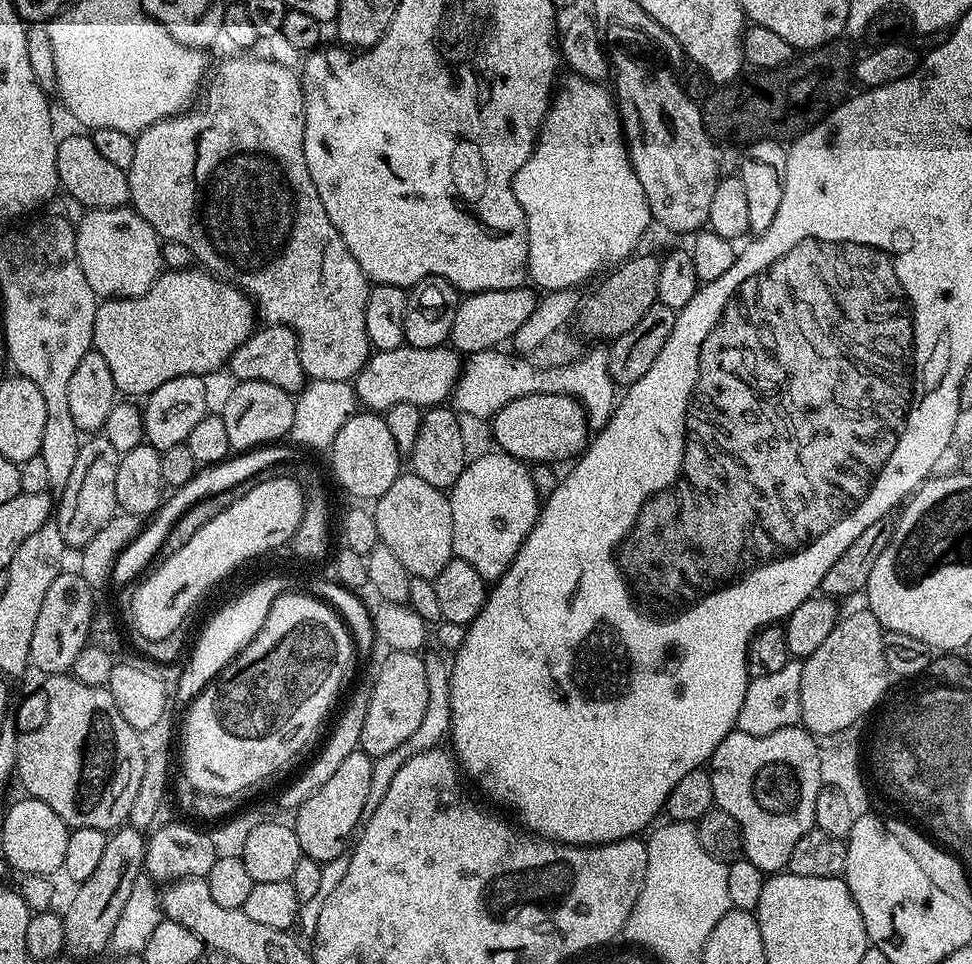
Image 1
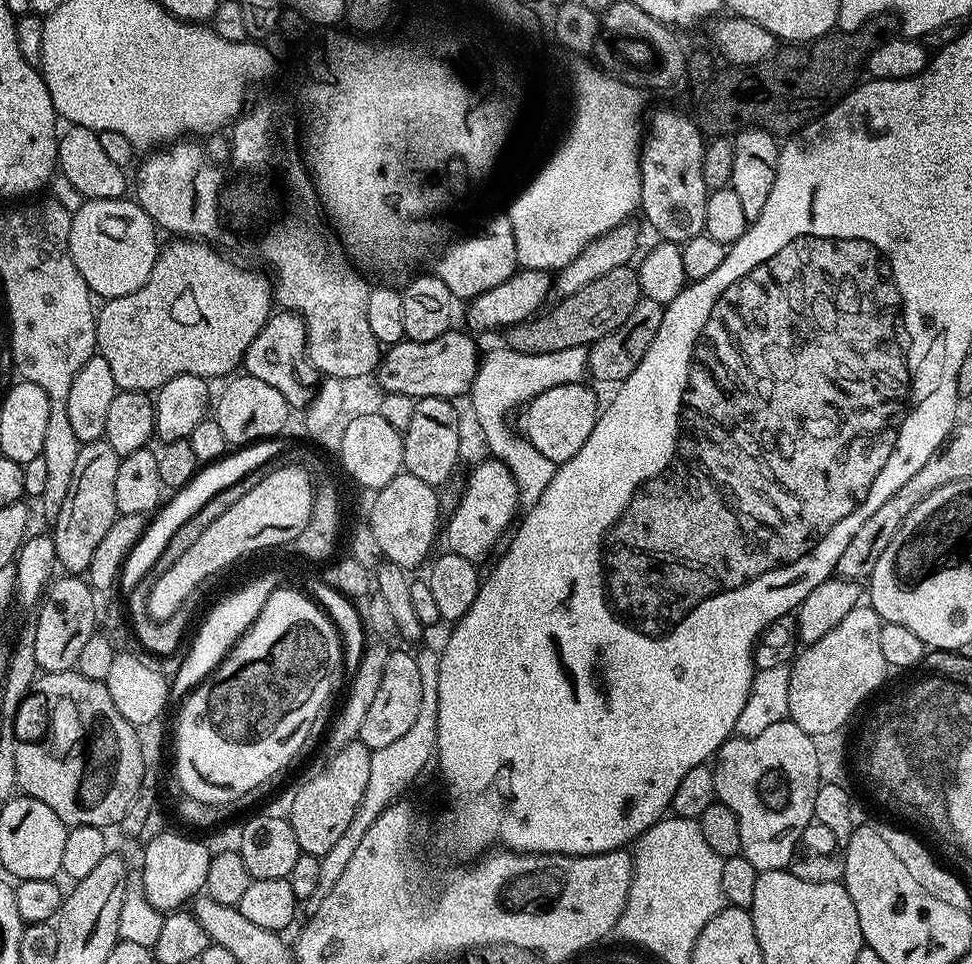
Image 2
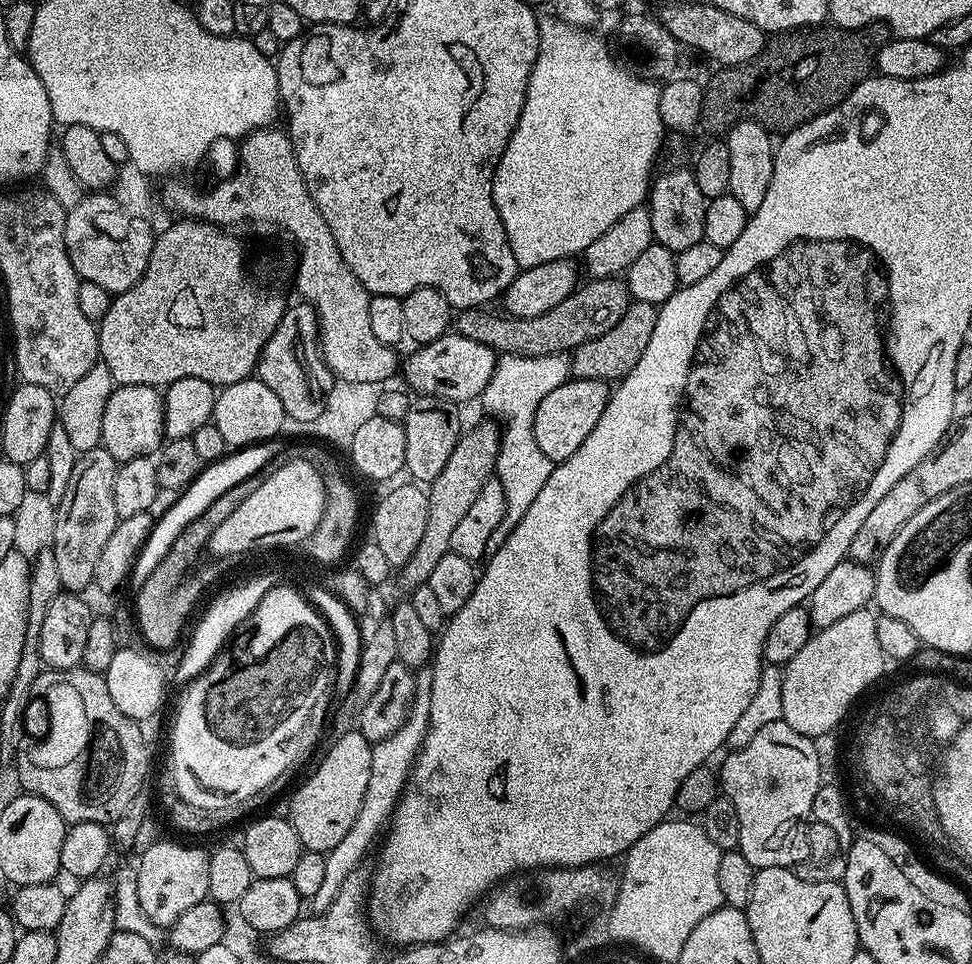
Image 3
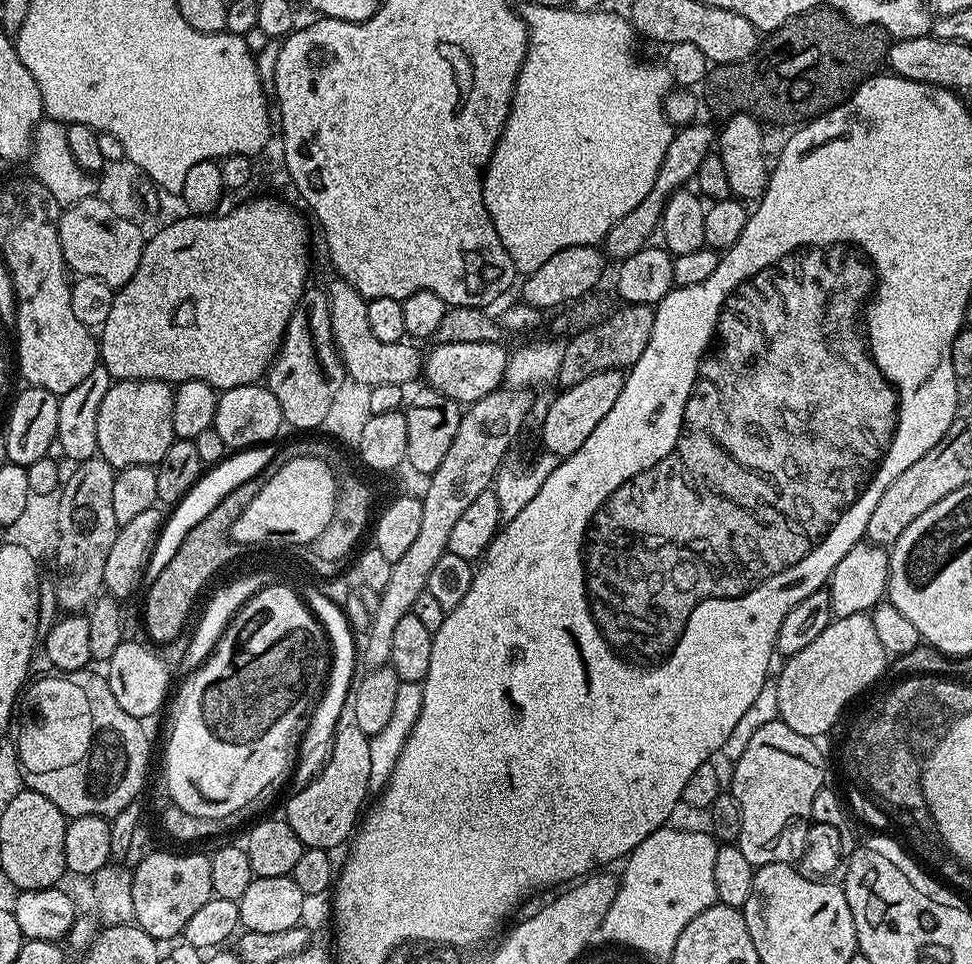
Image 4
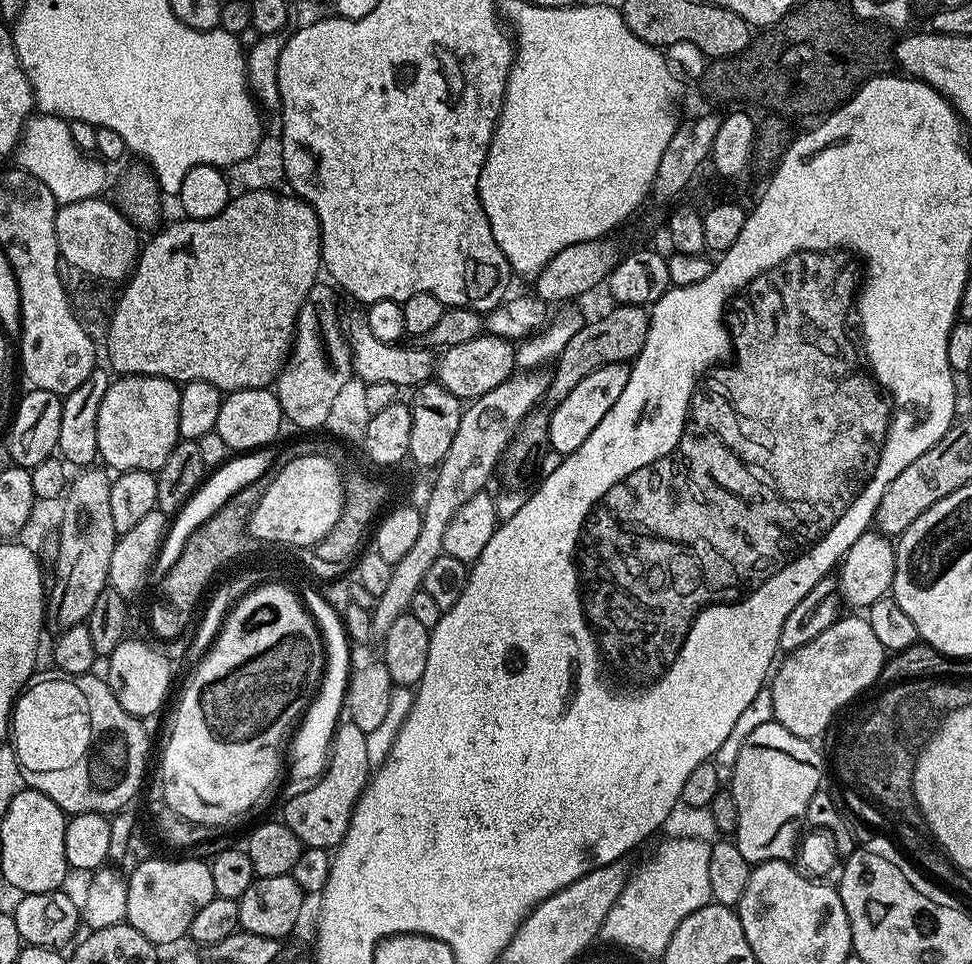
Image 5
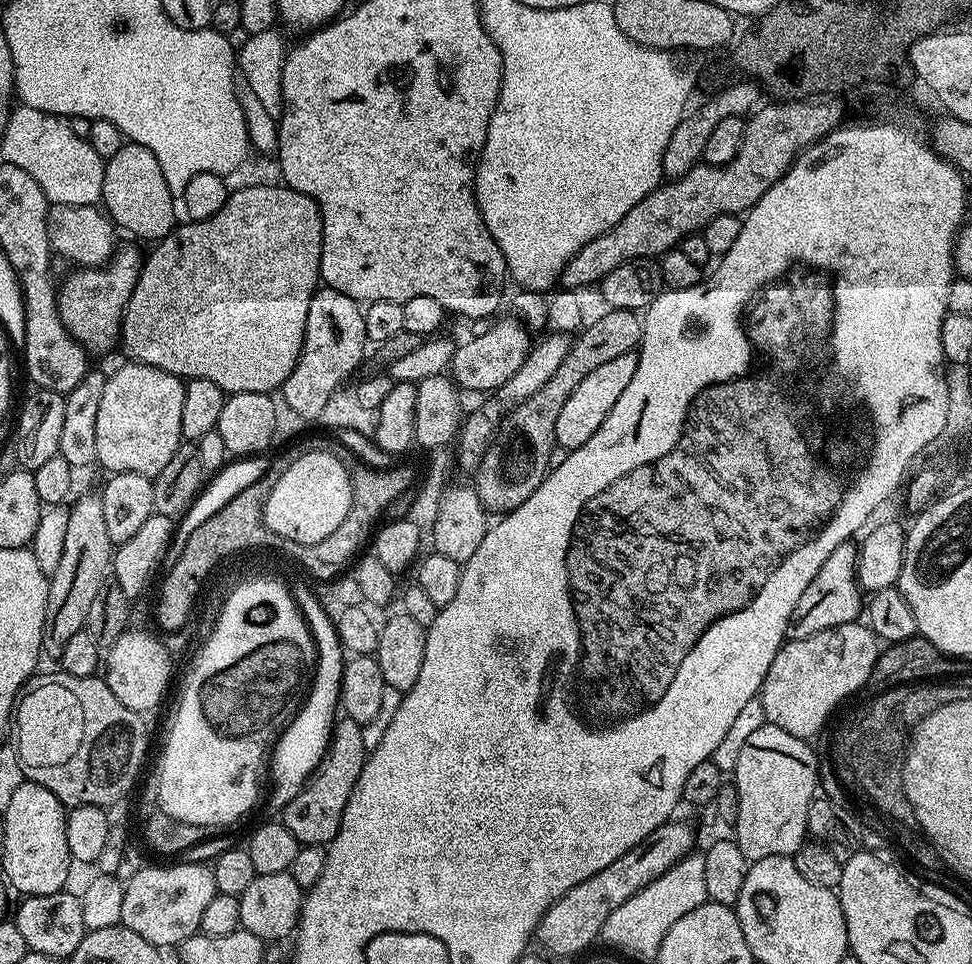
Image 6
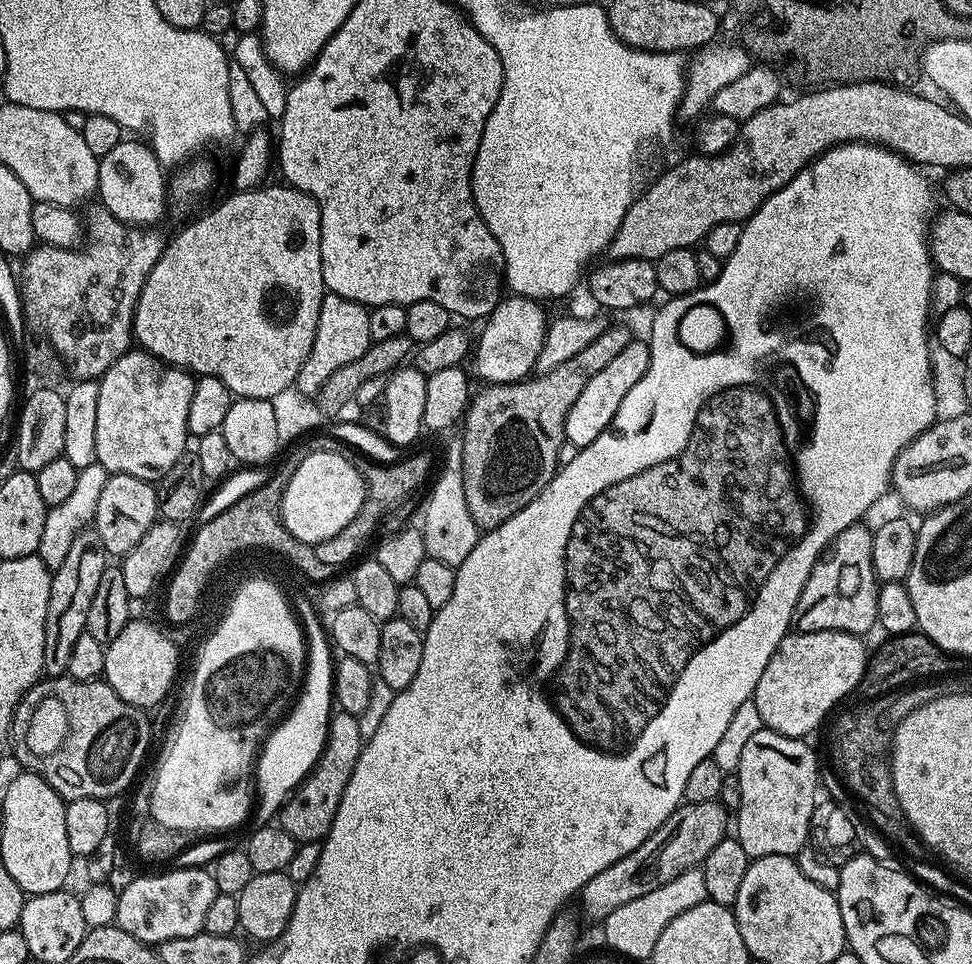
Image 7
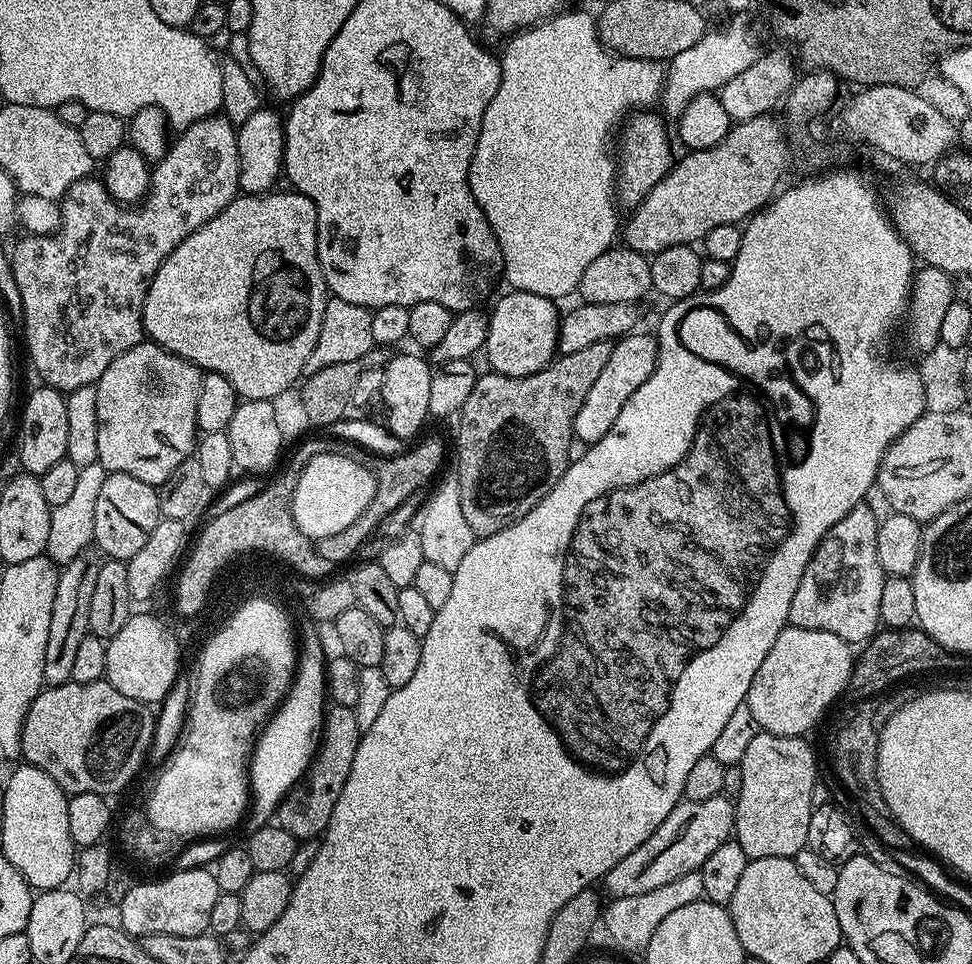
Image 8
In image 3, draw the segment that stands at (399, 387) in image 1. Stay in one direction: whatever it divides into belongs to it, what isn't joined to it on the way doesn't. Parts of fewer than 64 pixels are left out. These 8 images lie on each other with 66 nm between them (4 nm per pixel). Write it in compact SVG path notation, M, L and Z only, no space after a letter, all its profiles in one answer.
M454 330L434 342L419 345L415 351L402 364L402 376L404 372L404 380L409 384L407 387L413 393L436 396L449 402L475 401L480 397L486 390L486 382L490 382L490 374L494 374L498 359L498 354L490 346L474 342L474 338L460 336Z

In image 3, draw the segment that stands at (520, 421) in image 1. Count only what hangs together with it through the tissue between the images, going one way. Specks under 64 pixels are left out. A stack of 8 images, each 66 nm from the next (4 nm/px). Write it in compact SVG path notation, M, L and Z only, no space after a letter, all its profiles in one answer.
M569 378L562 386L550 390L546 398L540 400L535 416L530 421L531 439L536 439L545 461L559 462L570 458L586 438L590 438L590 430L598 426L598 418L608 405L610 388L603 380L577 380Z

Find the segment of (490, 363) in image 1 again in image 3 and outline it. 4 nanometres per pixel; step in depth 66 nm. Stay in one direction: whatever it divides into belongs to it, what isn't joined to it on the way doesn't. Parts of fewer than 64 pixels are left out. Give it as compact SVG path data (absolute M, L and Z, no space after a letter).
M564 354L558 356L501 355L497 359L494 374L490 374L490 382L486 382L486 390L478 400L479 403L484 403L485 410L489 412L485 413L502 425L501 449L508 450L515 440L529 435L529 424L538 410L540 400L546 398L550 390L562 386L569 378L570 360Z

